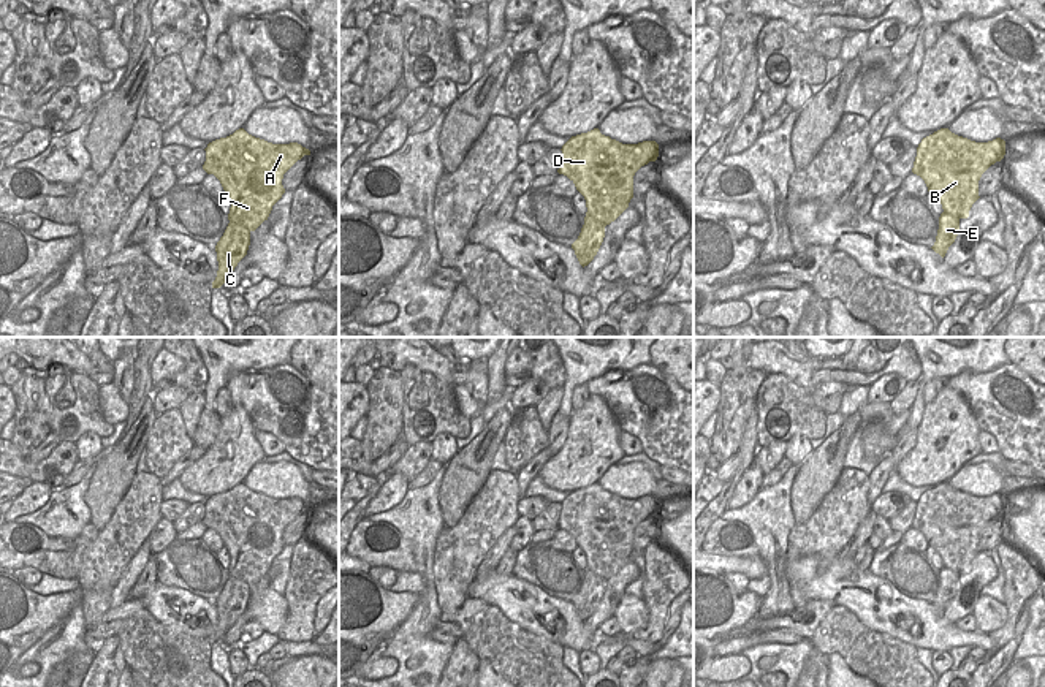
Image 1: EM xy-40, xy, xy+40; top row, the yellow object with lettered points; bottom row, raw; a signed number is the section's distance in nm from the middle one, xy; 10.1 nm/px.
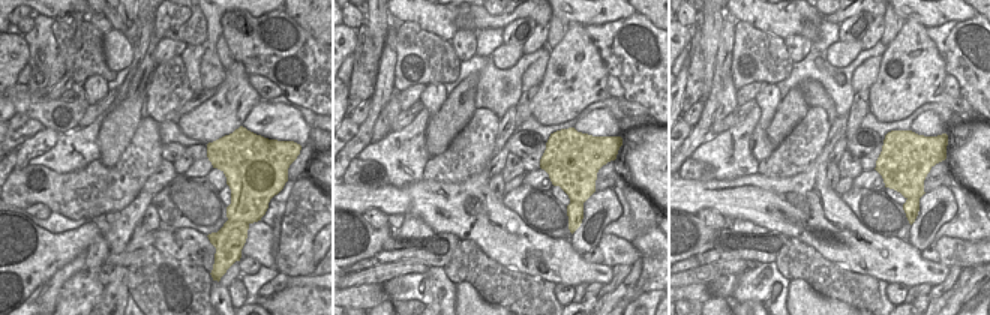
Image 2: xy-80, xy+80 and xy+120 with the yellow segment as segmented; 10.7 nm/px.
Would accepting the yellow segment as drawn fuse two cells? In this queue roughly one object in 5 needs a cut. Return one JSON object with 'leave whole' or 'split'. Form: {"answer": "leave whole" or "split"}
{"answer": "leave whole"}

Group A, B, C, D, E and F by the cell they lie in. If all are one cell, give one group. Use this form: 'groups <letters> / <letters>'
groups A B C D E F

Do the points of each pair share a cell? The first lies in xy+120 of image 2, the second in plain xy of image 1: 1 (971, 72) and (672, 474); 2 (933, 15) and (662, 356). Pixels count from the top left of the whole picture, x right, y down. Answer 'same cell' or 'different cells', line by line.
1: different cells
2: different cells

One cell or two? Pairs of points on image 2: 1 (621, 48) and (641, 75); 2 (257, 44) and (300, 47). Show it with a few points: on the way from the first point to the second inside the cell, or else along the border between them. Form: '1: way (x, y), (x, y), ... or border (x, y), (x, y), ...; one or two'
1: way (627, 54), (641, 69); one
2: way (267, 45), (290, 47); one

